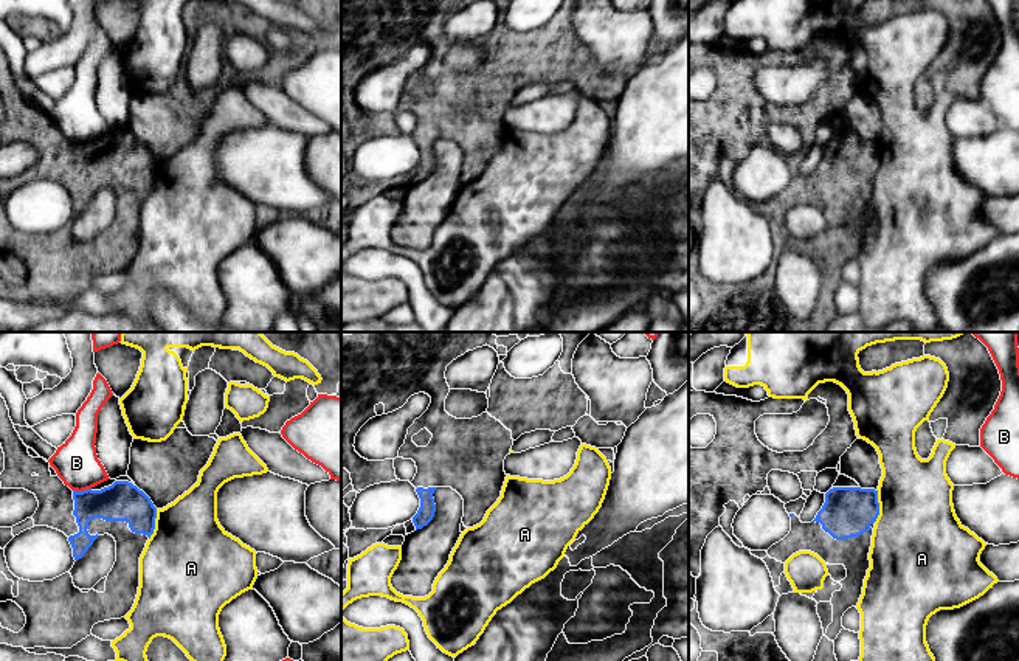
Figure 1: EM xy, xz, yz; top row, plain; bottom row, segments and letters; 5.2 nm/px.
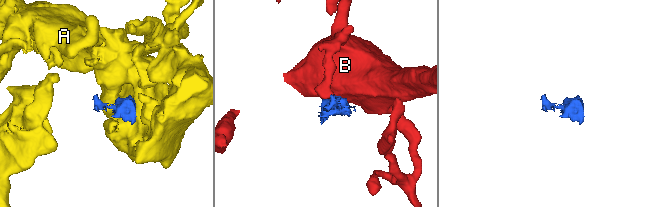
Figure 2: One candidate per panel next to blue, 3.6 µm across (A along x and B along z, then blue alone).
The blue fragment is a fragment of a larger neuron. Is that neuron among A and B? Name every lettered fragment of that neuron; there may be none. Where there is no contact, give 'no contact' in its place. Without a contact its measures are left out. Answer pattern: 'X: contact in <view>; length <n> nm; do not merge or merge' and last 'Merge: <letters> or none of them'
A: contact in yz; length 180 nm; do not merge
B: contact in xy; length 100 nm; do not merge
Merge: none of them

